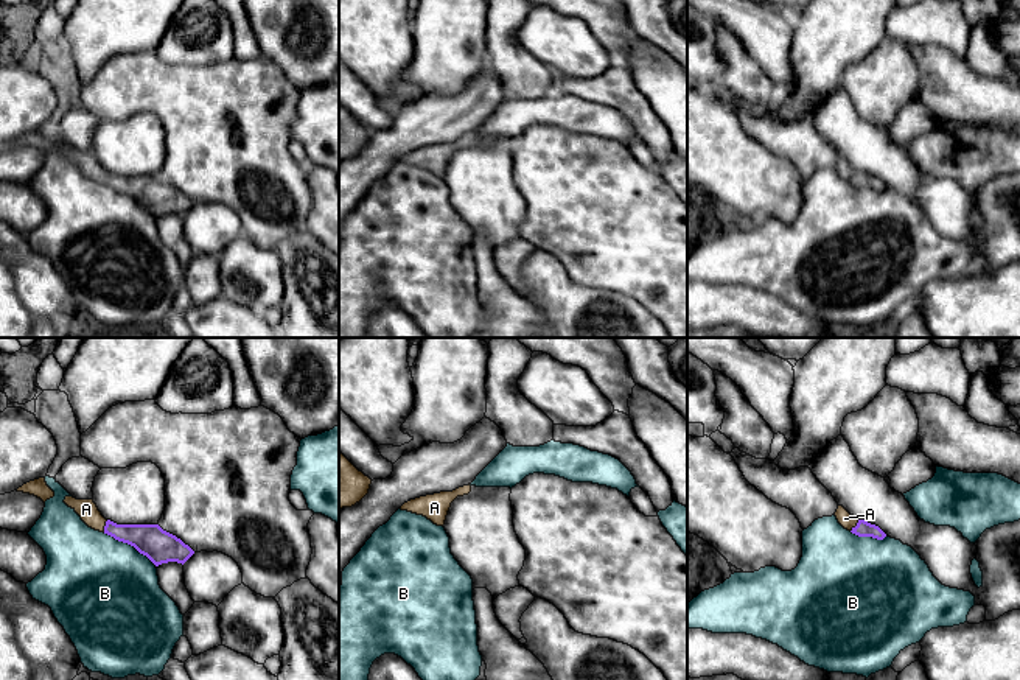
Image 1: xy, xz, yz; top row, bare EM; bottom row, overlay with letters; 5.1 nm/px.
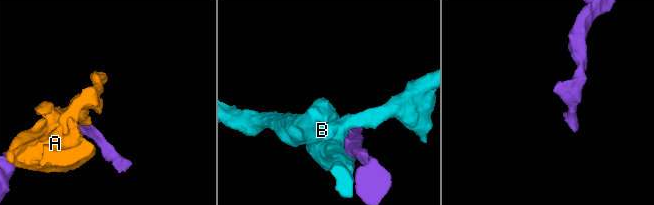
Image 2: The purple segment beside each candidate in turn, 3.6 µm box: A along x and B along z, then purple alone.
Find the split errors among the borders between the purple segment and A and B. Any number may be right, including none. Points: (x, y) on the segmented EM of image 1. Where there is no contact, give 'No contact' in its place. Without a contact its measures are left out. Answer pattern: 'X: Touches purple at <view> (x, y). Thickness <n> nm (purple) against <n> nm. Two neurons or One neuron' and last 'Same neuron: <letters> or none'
A: Touches purple at yz (855, 526). Thickness 80 nm (purple) against 80 nm. One neuron
B: Touches purple at xy (129, 543). Thickness 170 nm (purple) against 480 nm. Two neurons
Same neuron: A

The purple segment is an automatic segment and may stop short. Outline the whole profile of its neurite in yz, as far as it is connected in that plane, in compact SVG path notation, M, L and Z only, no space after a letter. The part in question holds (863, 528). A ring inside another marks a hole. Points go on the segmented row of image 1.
M838 506L835 517L844 529L858 537L872 537L877 540L883 540L886 537L886 534L879 526L871 524L865 520L857 520L843 506Z

